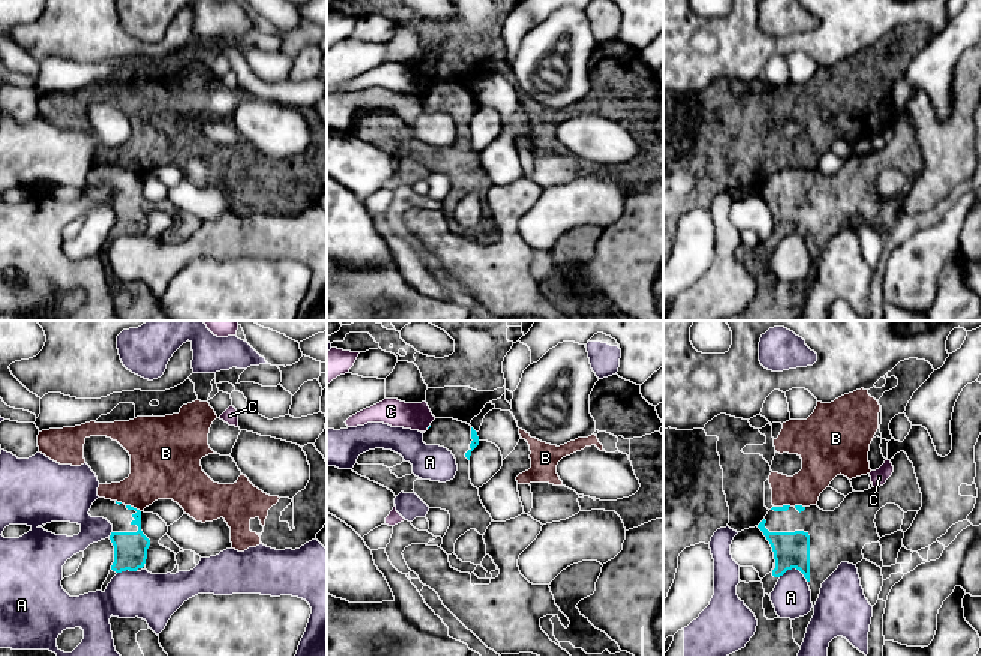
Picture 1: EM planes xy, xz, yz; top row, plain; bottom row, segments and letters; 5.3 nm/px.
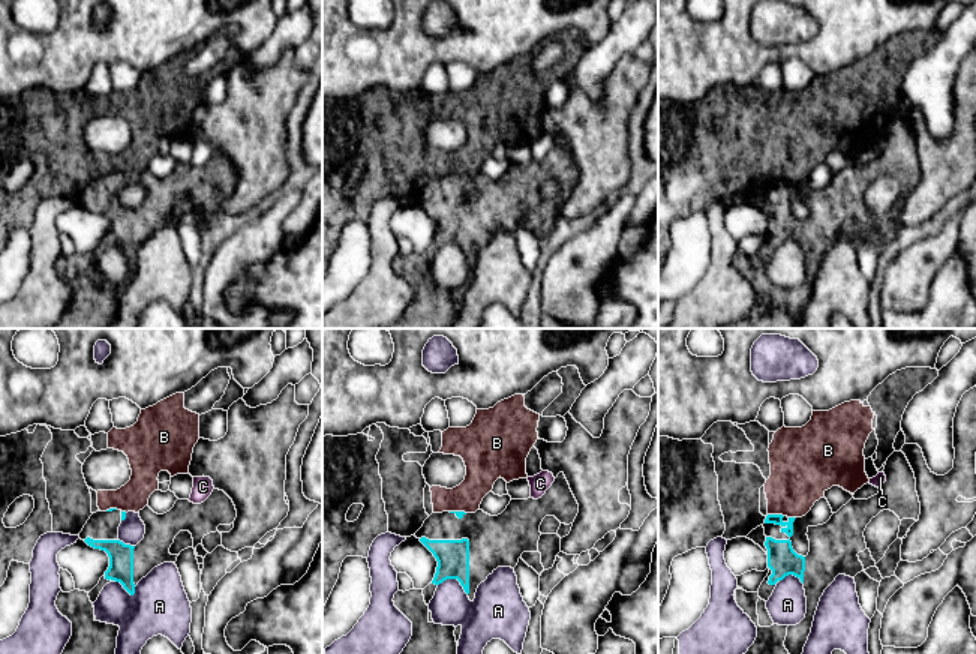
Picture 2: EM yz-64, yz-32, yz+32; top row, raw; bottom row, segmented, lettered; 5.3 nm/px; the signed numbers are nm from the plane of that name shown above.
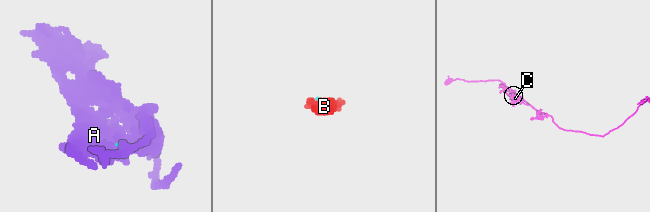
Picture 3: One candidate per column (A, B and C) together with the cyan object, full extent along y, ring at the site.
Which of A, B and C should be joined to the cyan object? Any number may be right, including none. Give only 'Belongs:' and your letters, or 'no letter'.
Belongs: no letter

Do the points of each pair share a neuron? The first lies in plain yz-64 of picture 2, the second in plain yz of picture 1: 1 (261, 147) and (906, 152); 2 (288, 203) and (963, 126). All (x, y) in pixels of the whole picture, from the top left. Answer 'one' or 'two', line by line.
1: two
2: two

